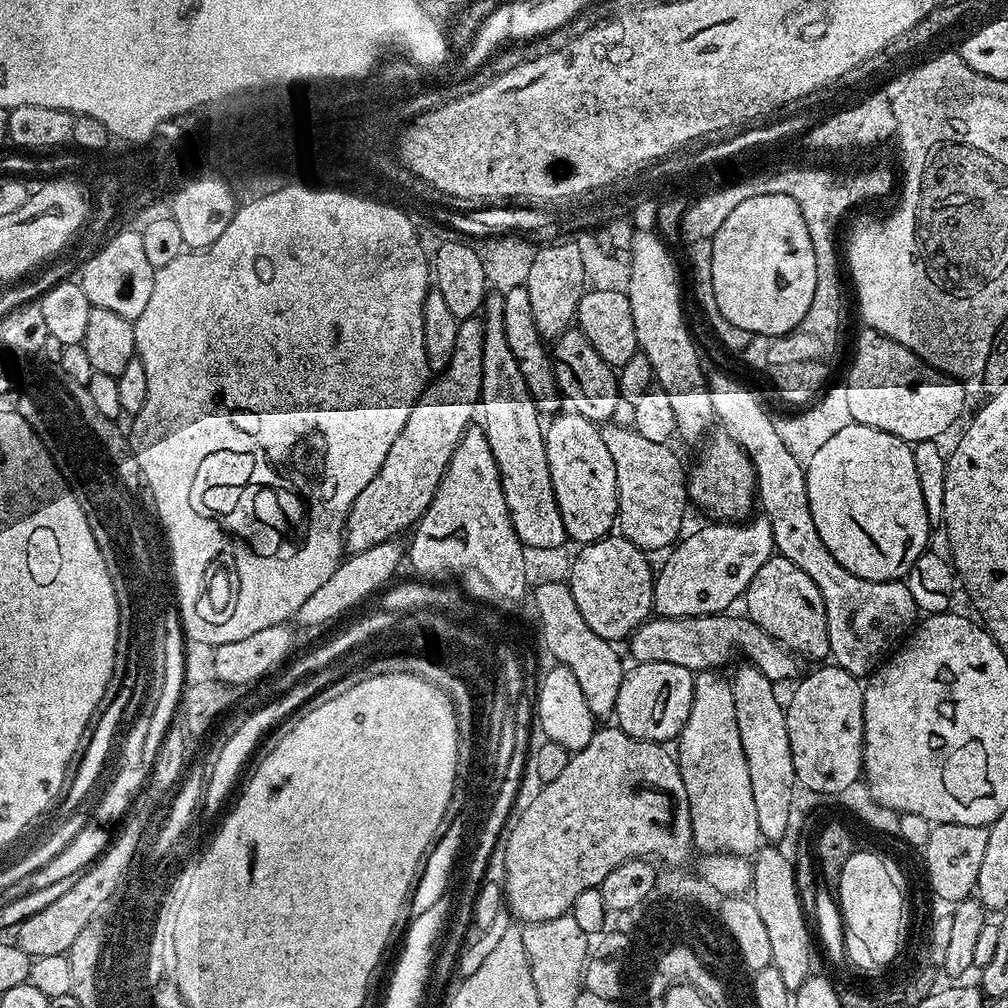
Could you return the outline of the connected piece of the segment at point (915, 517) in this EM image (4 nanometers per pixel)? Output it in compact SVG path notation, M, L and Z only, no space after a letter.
M851 423L846 426L844 430L839 431L838 434L830 438L830 442L819 447L818 452L806 461L806 469L810 514L812 514L814 518L814 527L818 530L819 537L825 542L827 549L830 550L834 558L836 558L850 574L857 575L858 578L874 581L899 581L901 578L907 577L910 566L914 566L916 559L929 547L928 531L930 531L926 506L922 502L922 486L918 486L918 473L914 471L912 445L894 434L886 434L882 430L874 430L874 426L862 426L861 424Z

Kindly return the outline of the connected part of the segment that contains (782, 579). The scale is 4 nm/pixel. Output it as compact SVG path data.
M772 555L762 566L762 570L754 574L754 582L750 582L750 586L744 591L742 604L748 607L746 609L748 619L762 626L762 630L766 630L770 638L777 640L783 648L795 652L797 657L809 656L810 659L816 660L812 662L820 662L829 655L830 639L827 638L826 606L823 605L822 594L819 593L818 586L810 580L809 575L784 556Z

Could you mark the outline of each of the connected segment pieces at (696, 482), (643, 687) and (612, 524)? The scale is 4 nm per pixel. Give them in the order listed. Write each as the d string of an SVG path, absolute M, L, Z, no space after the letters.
M717 434L712 441L703 445L696 465L690 468L687 477L687 499L696 508L716 522L740 522L749 515L748 512L757 503L757 485L755 468L751 458L740 448L738 442L730 437Z
M646 662L645 664L633 663L632 669L623 673L618 686L618 698L614 709L615 727L620 728L630 738L645 740L655 744L667 745L668 740L675 741L680 731L684 729L684 723L690 718L692 699L694 698L694 686L696 685L694 674L686 670L686 666L674 666L674 662Z
M564 410L553 415L551 420L552 425L549 423L544 429L544 441L562 526L566 526L569 541L577 540L580 546L592 544L617 527L619 492L614 460L602 442L601 429L582 418L582 414Z

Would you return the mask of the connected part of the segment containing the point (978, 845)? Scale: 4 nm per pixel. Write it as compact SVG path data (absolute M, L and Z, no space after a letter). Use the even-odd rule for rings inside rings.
M933 824L930 838L922 849L924 868L928 871L928 884L937 901L955 906L960 900L969 899L975 893L978 870L982 870L982 857L986 855L986 841L990 838L985 825Z

